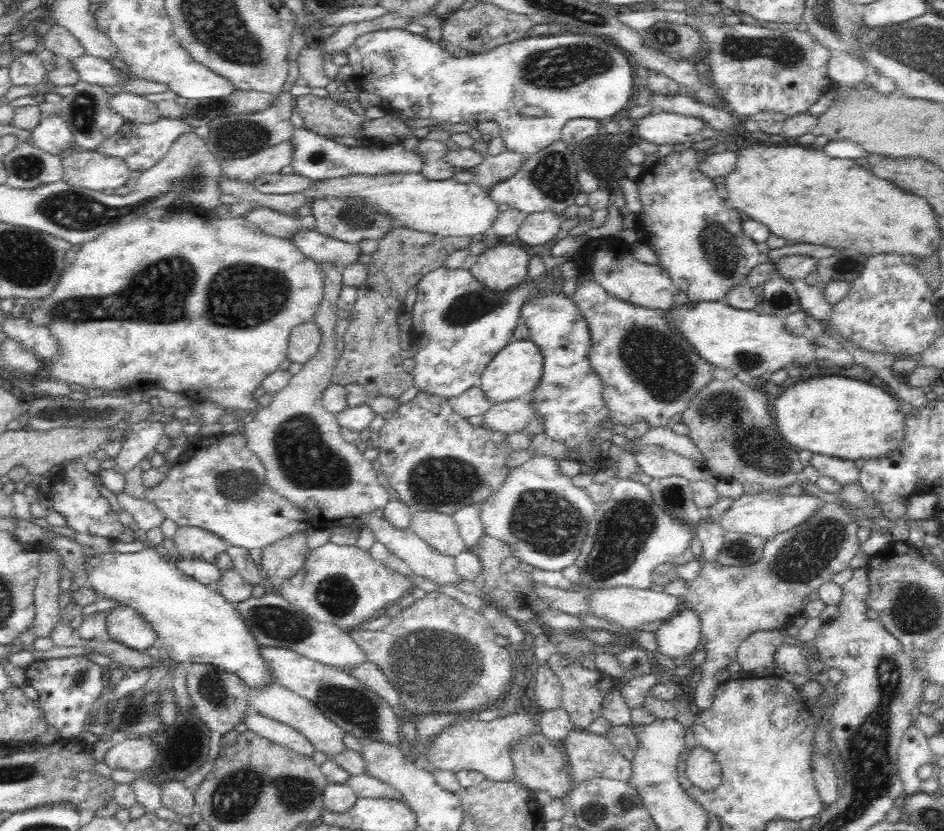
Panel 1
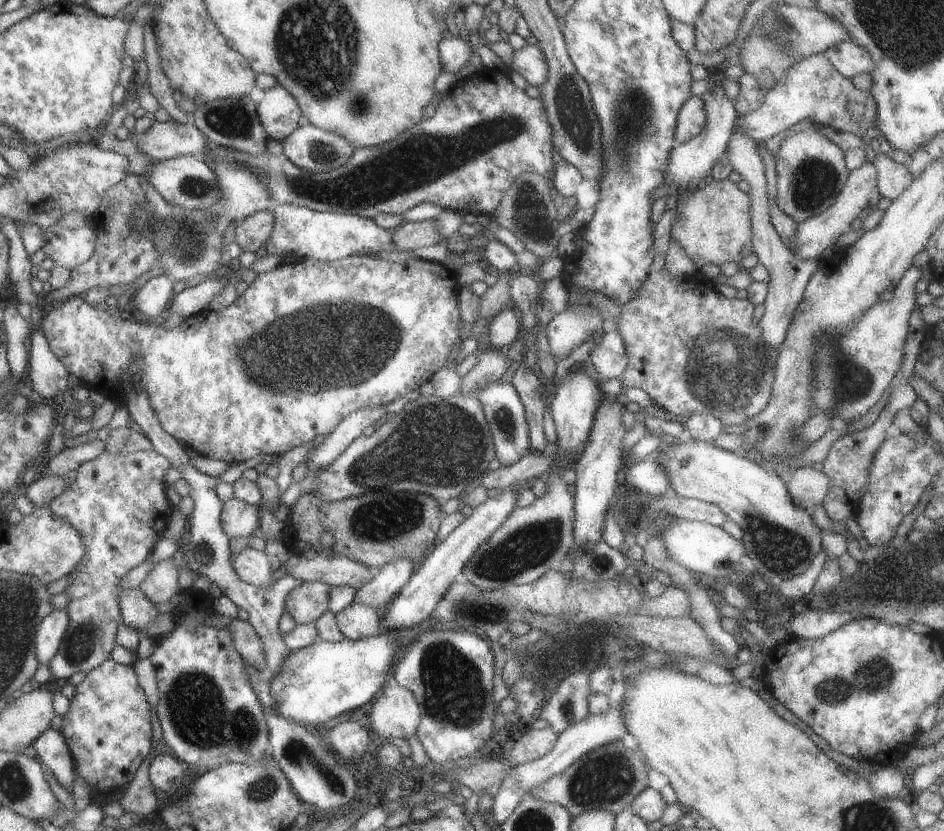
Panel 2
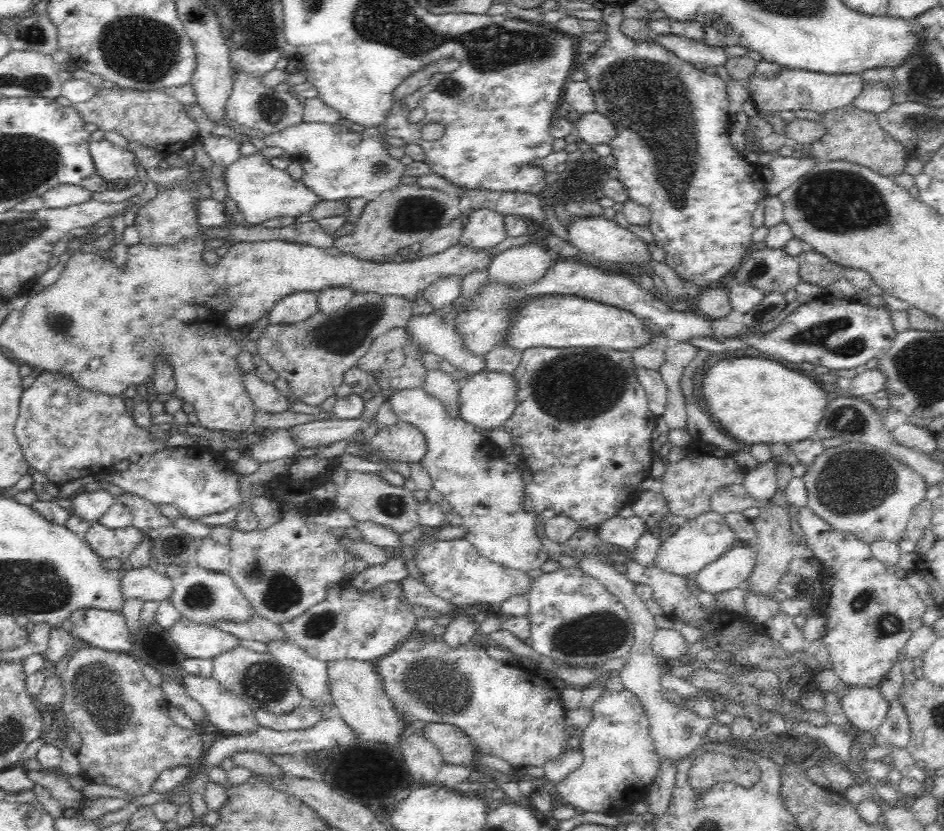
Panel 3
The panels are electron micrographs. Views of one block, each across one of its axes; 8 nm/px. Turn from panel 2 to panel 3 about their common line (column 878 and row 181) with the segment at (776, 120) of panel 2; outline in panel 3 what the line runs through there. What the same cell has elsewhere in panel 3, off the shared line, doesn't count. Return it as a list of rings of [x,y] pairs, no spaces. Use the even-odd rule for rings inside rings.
[[[108,140],[92,142],[90,156],[92,156],[92,164],[102,180],[116,182],[116,180],[130,180],[136,176],[134,152],[126,152],[124,148],[116,146]]]

